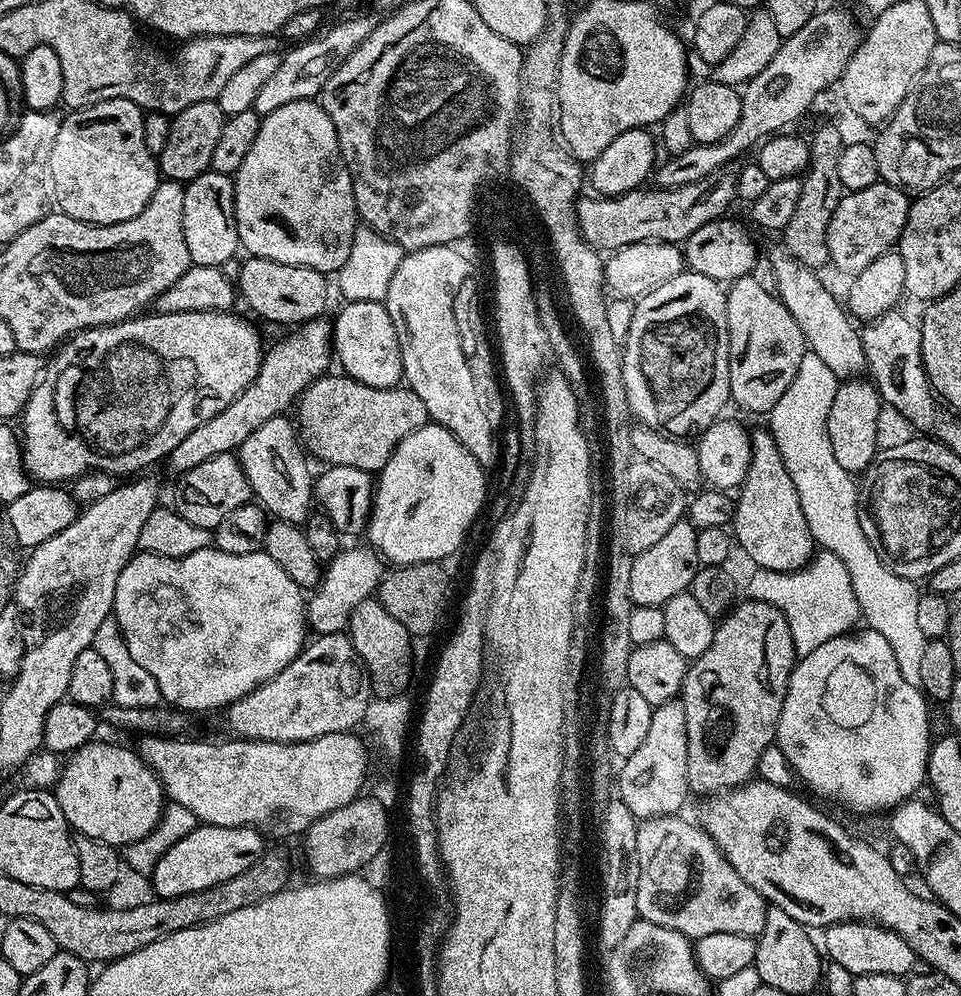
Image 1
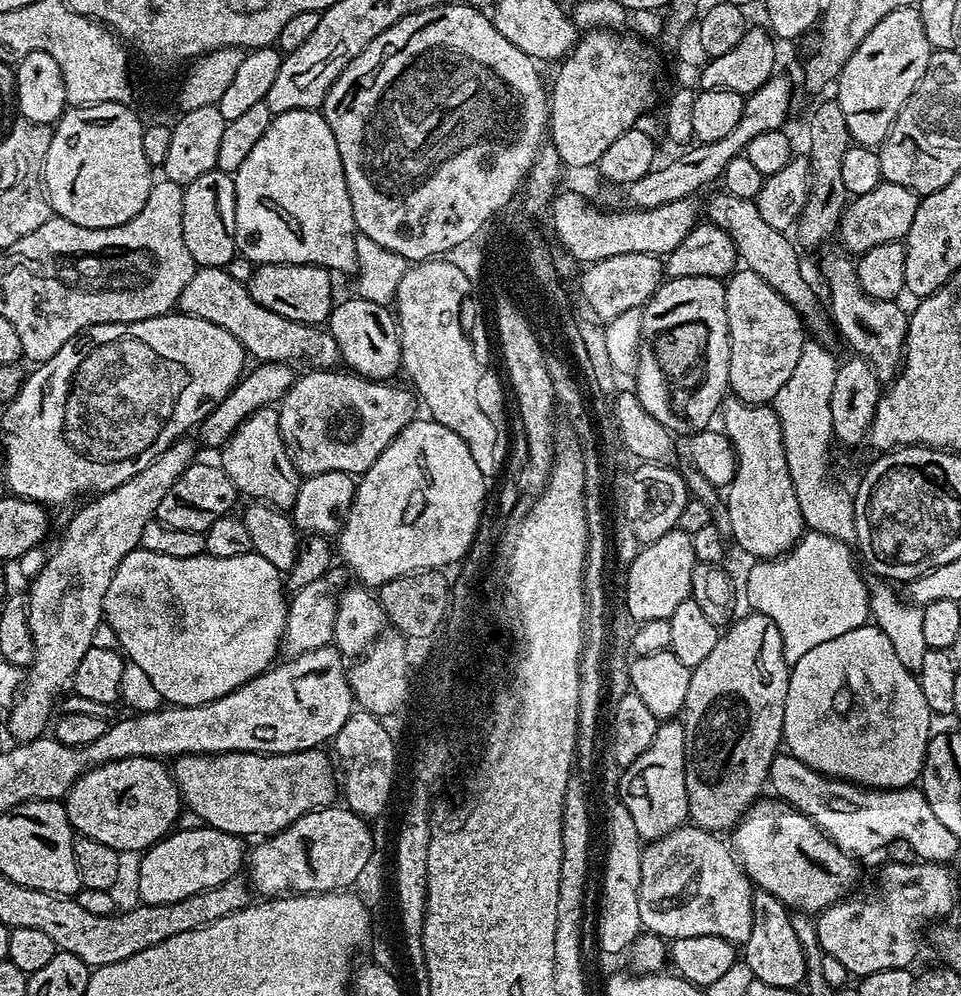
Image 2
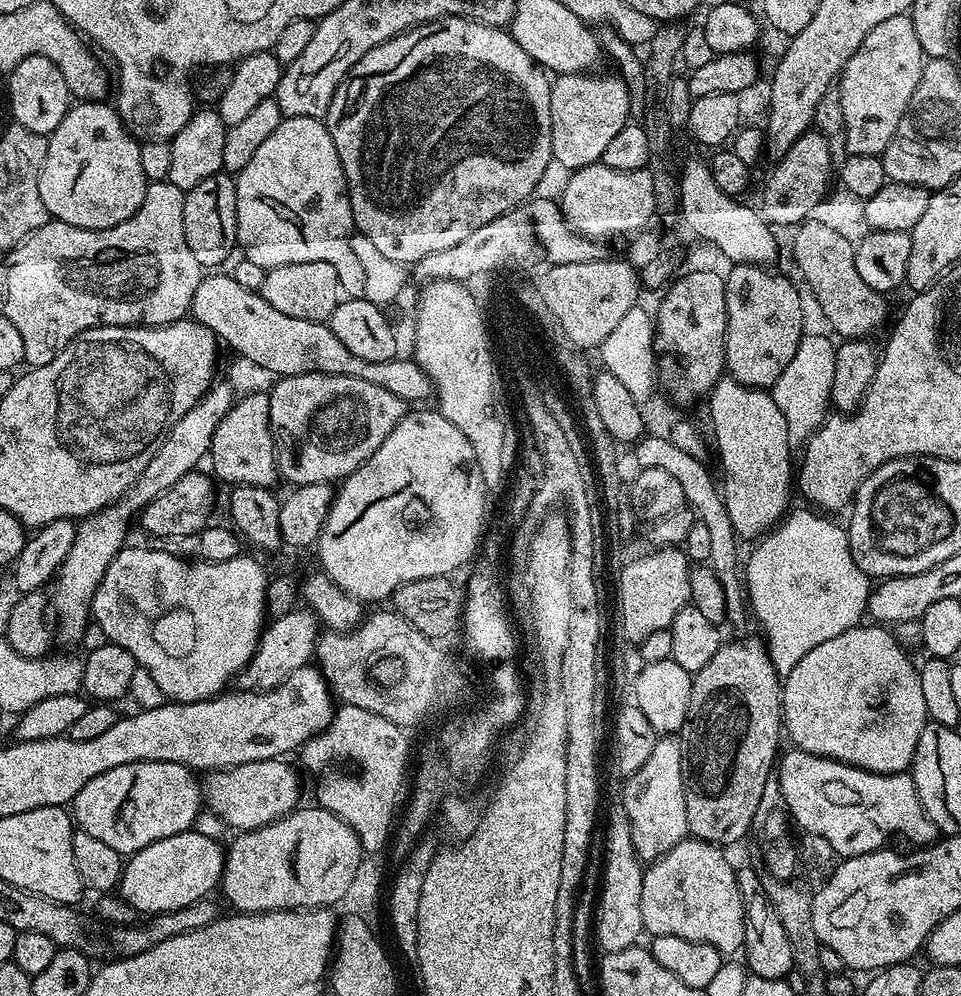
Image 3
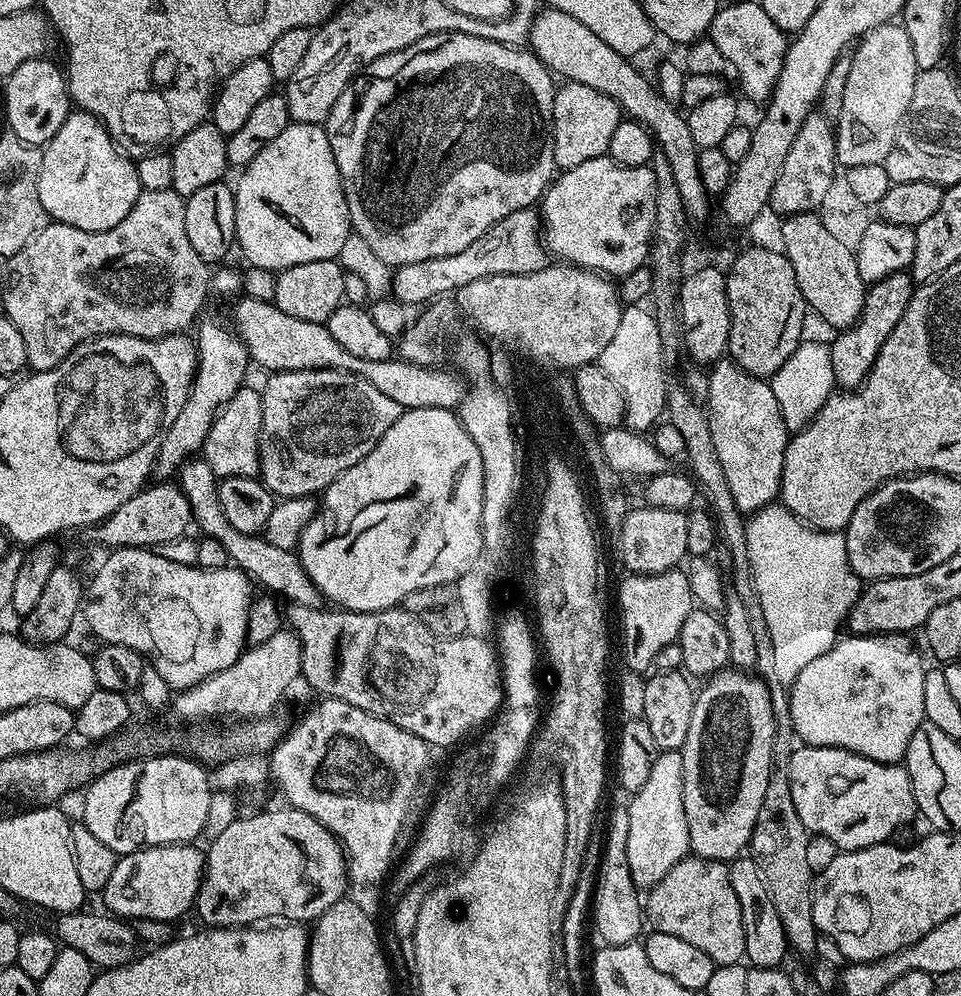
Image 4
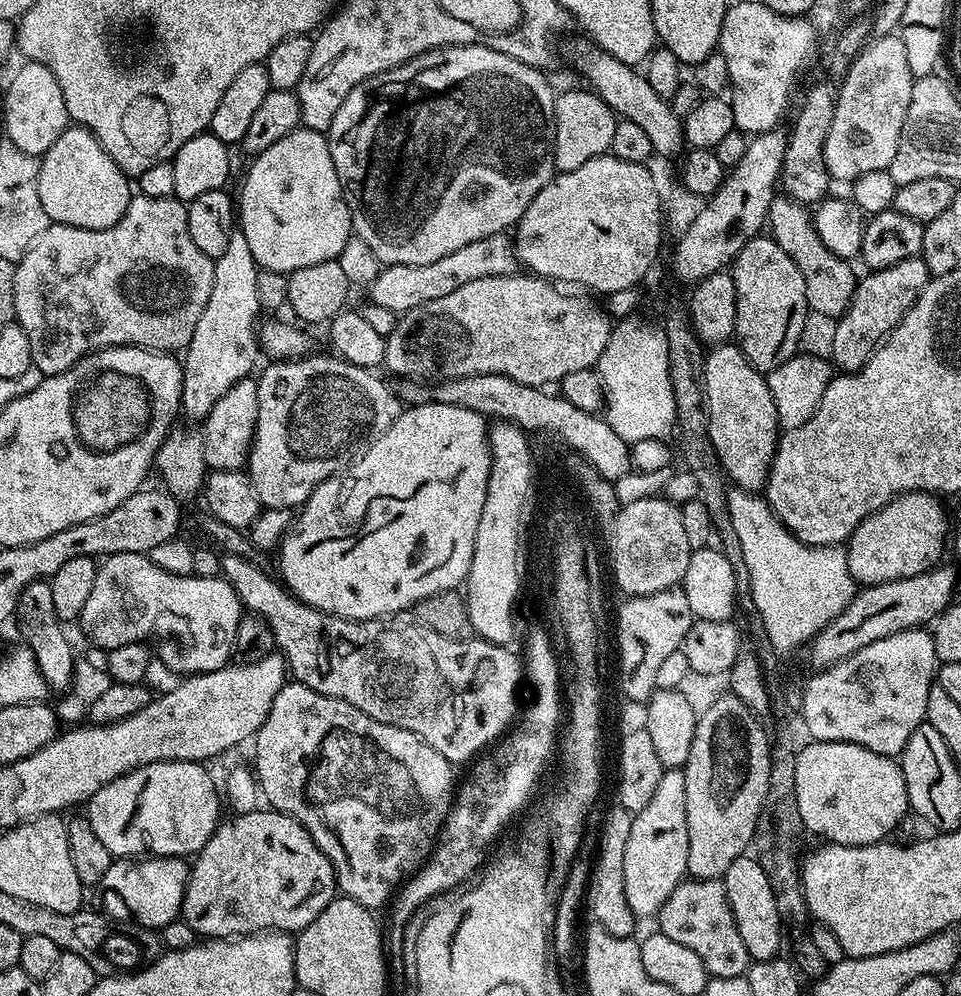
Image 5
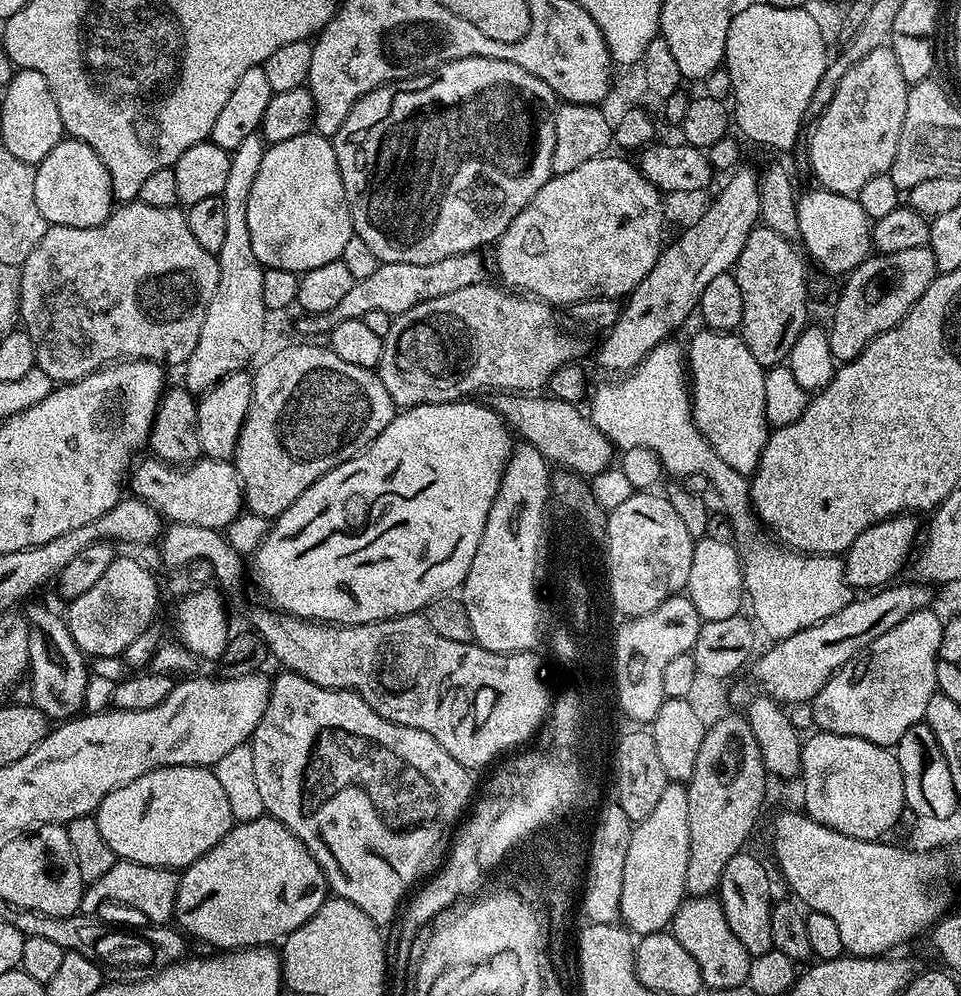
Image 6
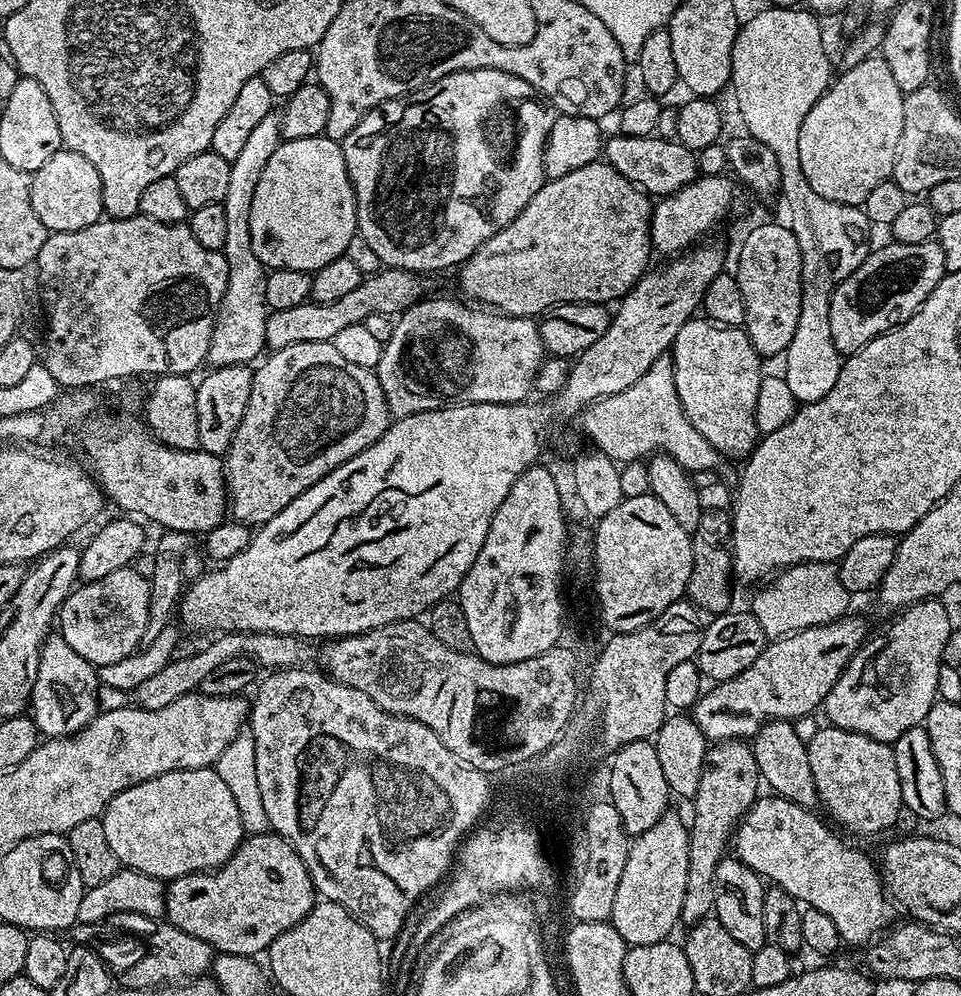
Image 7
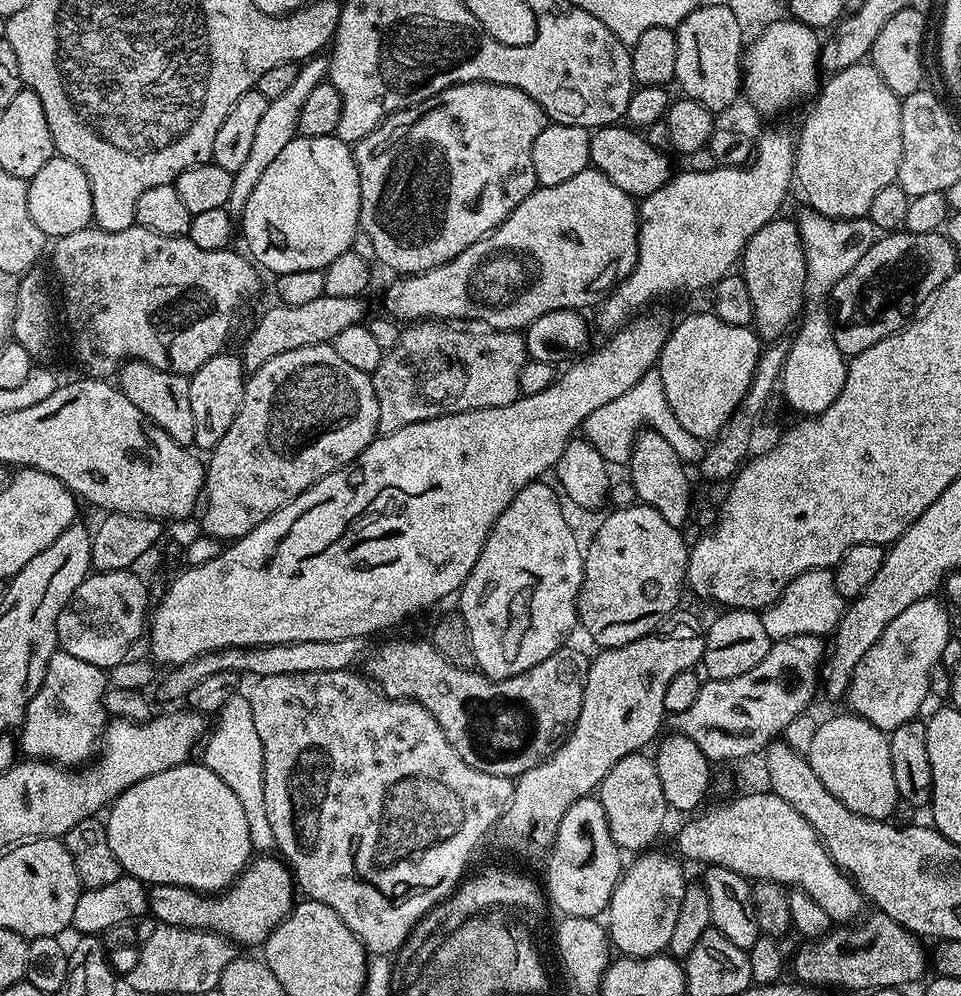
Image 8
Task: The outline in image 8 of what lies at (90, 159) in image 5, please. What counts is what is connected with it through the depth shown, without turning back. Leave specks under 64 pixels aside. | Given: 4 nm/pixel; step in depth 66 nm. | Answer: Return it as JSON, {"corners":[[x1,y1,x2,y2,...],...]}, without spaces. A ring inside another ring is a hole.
{"corners":[[53,155,46,166,42,166,42,170,38,170,38,174,34,174,28,181,28,201,30,218,34,218,38,230,42,230,45,237,59,238,66,234,78,234,78,230,93,223,90,182,82,166,70,162,64,156]]}

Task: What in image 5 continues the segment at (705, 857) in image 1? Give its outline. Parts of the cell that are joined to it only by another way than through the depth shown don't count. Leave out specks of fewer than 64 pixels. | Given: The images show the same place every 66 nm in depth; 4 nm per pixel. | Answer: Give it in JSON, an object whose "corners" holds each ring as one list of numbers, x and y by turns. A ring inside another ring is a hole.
{"corners":[[681,880,674,894,670,894,670,898,666,898,666,902,660,907,659,920,658,930,666,934,666,938,674,938,674,942,694,950,694,954,702,958,702,966,706,966,709,977,743,976,748,971,748,965,753,963,752,955,746,950,738,934,730,902,720,880]]}

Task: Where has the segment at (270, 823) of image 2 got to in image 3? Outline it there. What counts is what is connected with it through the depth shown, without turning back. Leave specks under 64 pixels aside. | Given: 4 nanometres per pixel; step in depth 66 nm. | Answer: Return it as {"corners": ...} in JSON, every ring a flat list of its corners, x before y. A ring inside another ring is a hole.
{"corners":[[284,758,274,760,259,760,258,762,246,762,233,768,221,768,209,771,202,780,202,800,214,814,218,816,229,829,236,828,237,833,252,832,256,828,266,826,275,820,281,820,283,816,289,816,296,811,300,800,300,776,301,773,288,765]]}

